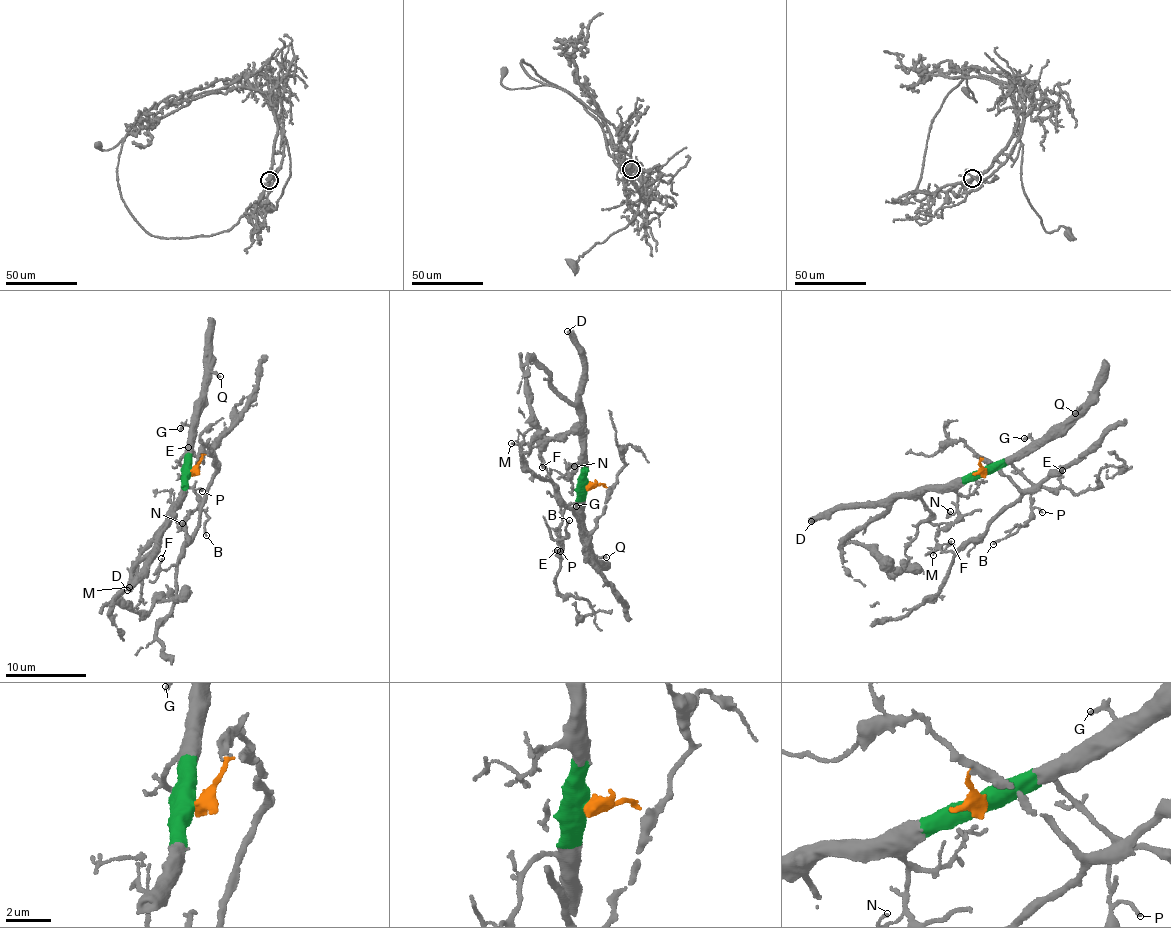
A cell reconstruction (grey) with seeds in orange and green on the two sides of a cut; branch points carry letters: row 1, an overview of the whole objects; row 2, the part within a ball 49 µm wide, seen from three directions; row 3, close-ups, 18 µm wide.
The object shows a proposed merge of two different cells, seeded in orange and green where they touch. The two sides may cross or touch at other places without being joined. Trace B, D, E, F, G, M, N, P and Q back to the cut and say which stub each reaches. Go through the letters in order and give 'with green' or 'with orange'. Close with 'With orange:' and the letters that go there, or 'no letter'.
B: with green
D: with green
E: with green
F: with orange
G: with green
M: with green
N: with green
P: with green
Q: with green
With orange: F

